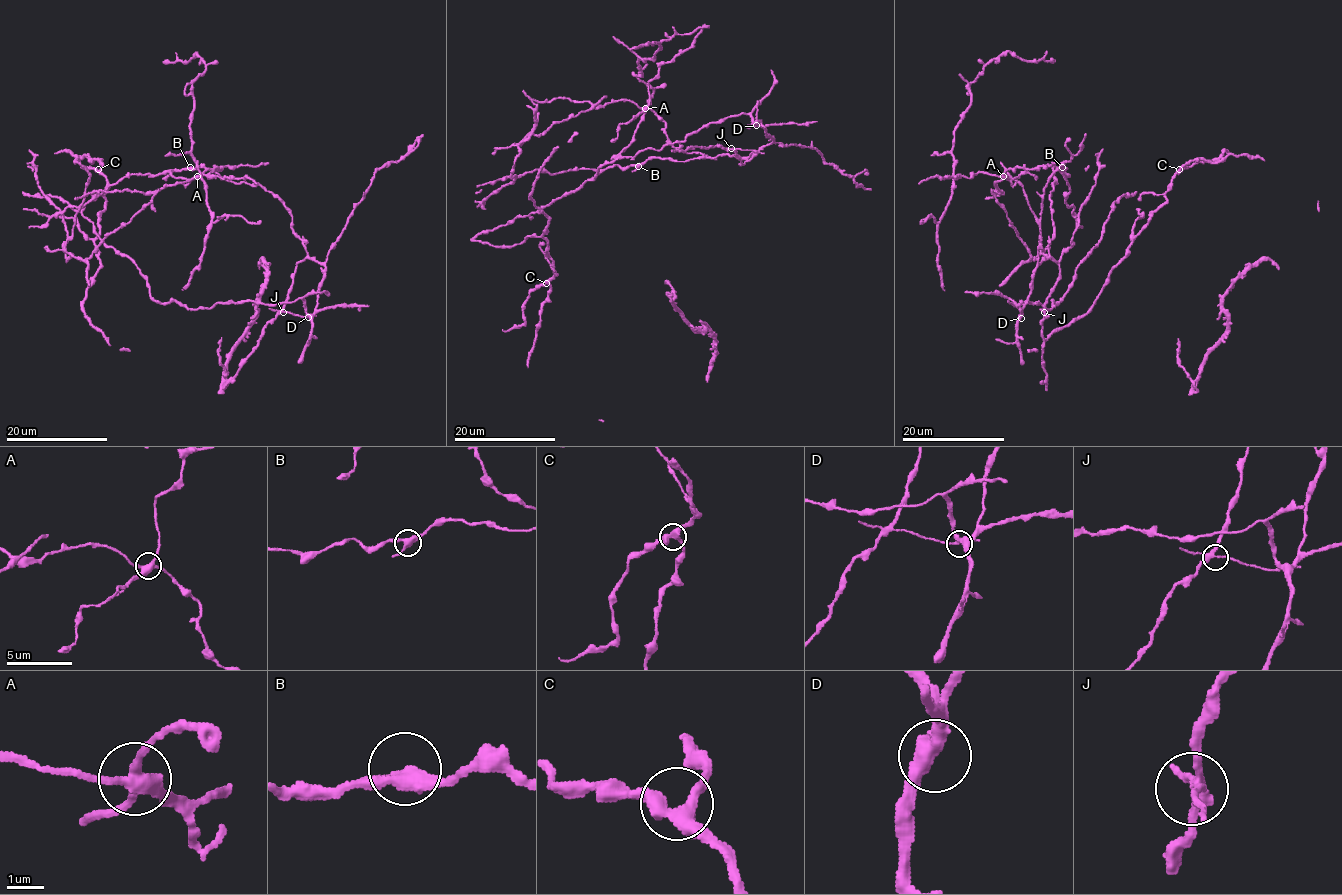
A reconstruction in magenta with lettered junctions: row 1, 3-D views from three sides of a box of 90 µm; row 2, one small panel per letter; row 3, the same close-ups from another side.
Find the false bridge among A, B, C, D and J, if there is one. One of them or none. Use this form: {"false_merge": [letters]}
{"false_merge": ["A"]}

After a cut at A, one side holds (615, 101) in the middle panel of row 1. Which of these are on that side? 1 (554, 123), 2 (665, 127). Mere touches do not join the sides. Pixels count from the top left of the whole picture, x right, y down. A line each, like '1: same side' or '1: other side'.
1: other side
2: same side

